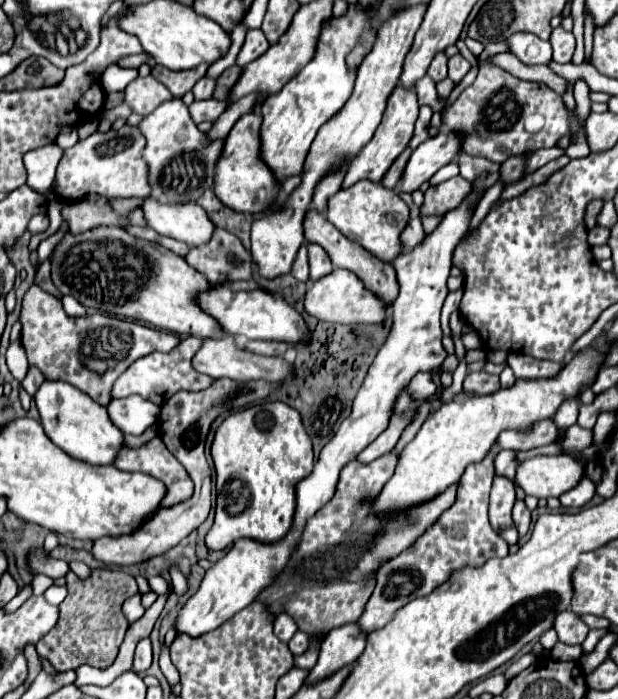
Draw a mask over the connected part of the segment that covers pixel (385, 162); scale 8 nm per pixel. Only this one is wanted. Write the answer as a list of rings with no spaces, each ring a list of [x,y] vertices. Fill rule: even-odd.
[[[396,87],[392,91],[392,95],[388,97],[388,107],[384,111],[382,123],[376,129],[376,135],[372,137],[372,143],[368,143],[368,147],[364,147],[364,153],[360,153],[356,157],[356,163],[352,163],[352,167],[348,167],[346,175],[344,175],[344,183],[342,189],[354,185],[356,181],[364,179],[364,177],[372,177],[374,183],[380,183],[382,177],[386,175],[386,171],[390,169],[390,165],[394,163],[394,159],[408,147],[412,135],[414,135],[414,123],[418,119],[418,101],[416,101],[416,91],[404,91],[404,87]]]

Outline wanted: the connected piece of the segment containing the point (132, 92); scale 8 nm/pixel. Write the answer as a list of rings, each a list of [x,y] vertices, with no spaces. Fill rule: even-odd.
[[[138,77],[122,93],[124,103],[132,109],[132,113],[138,113],[142,117],[150,115],[158,105],[172,99],[170,91],[152,77]]]

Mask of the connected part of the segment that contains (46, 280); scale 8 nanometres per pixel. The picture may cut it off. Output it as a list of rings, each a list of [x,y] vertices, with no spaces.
[[[52,255],[40,265],[40,269],[38,269],[38,273],[36,273],[36,283],[42,285],[46,291],[54,291],[54,293],[56,293],[56,289],[54,289],[54,285],[52,285],[52,279],[50,279],[50,261],[52,261]]]

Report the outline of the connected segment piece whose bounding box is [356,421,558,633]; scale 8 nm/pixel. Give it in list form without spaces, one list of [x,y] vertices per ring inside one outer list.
[[[554,421],[540,423],[540,427],[536,427],[536,431],[528,431],[528,435],[520,435],[518,431],[504,431],[504,435],[500,435],[500,443],[498,443],[496,451],[492,451],[492,455],[488,455],[488,459],[484,459],[480,463],[470,463],[458,481],[458,493],[456,493],[456,501],[452,503],[452,507],[448,507],[438,517],[438,521],[432,523],[432,527],[428,527],[416,539],[414,545],[410,545],[408,549],[404,549],[400,555],[386,561],[378,569],[374,593],[370,595],[370,599],[364,607],[364,613],[356,621],[360,631],[370,633],[374,629],[384,627],[384,623],[388,623],[388,619],[394,615],[394,611],[398,611],[400,607],[404,607],[404,603],[410,603],[416,597],[424,597],[424,595],[432,593],[432,589],[436,589],[440,583],[444,583],[454,569],[460,569],[464,565],[478,567],[484,561],[488,561],[490,557],[506,557],[508,543],[504,539],[500,539],[488,523],[488,493],[492,487],[492,479],[494,479],[492,459],[502,449],[514,449],[514,447],[522,449],[520,443],[524,443],[524,449],[544,447],[544,445],[554,443],[556,437],[558,437],[558,429],[556,429]]]

